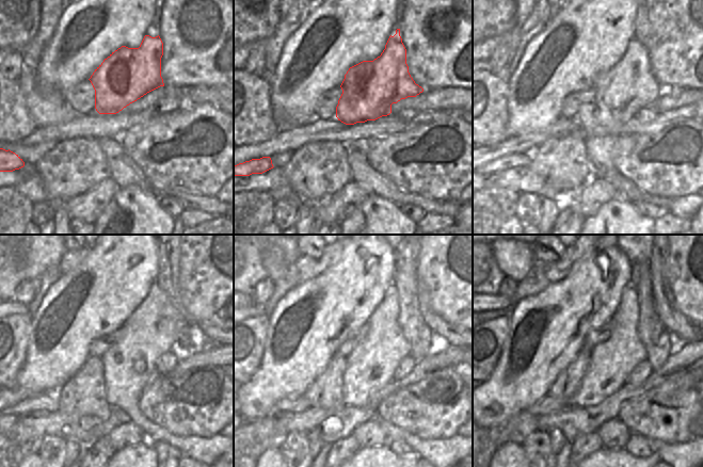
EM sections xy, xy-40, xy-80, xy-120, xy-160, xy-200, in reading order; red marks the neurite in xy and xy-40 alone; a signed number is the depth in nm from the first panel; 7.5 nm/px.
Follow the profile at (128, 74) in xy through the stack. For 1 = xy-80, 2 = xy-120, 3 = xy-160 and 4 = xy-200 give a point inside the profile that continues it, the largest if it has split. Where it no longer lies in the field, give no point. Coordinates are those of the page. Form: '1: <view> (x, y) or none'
1: xy-80 (620, 93)
2: xy-120 (128, 365)
3: xy-160 (370, 366)
4: xy-200 (611, 361)

